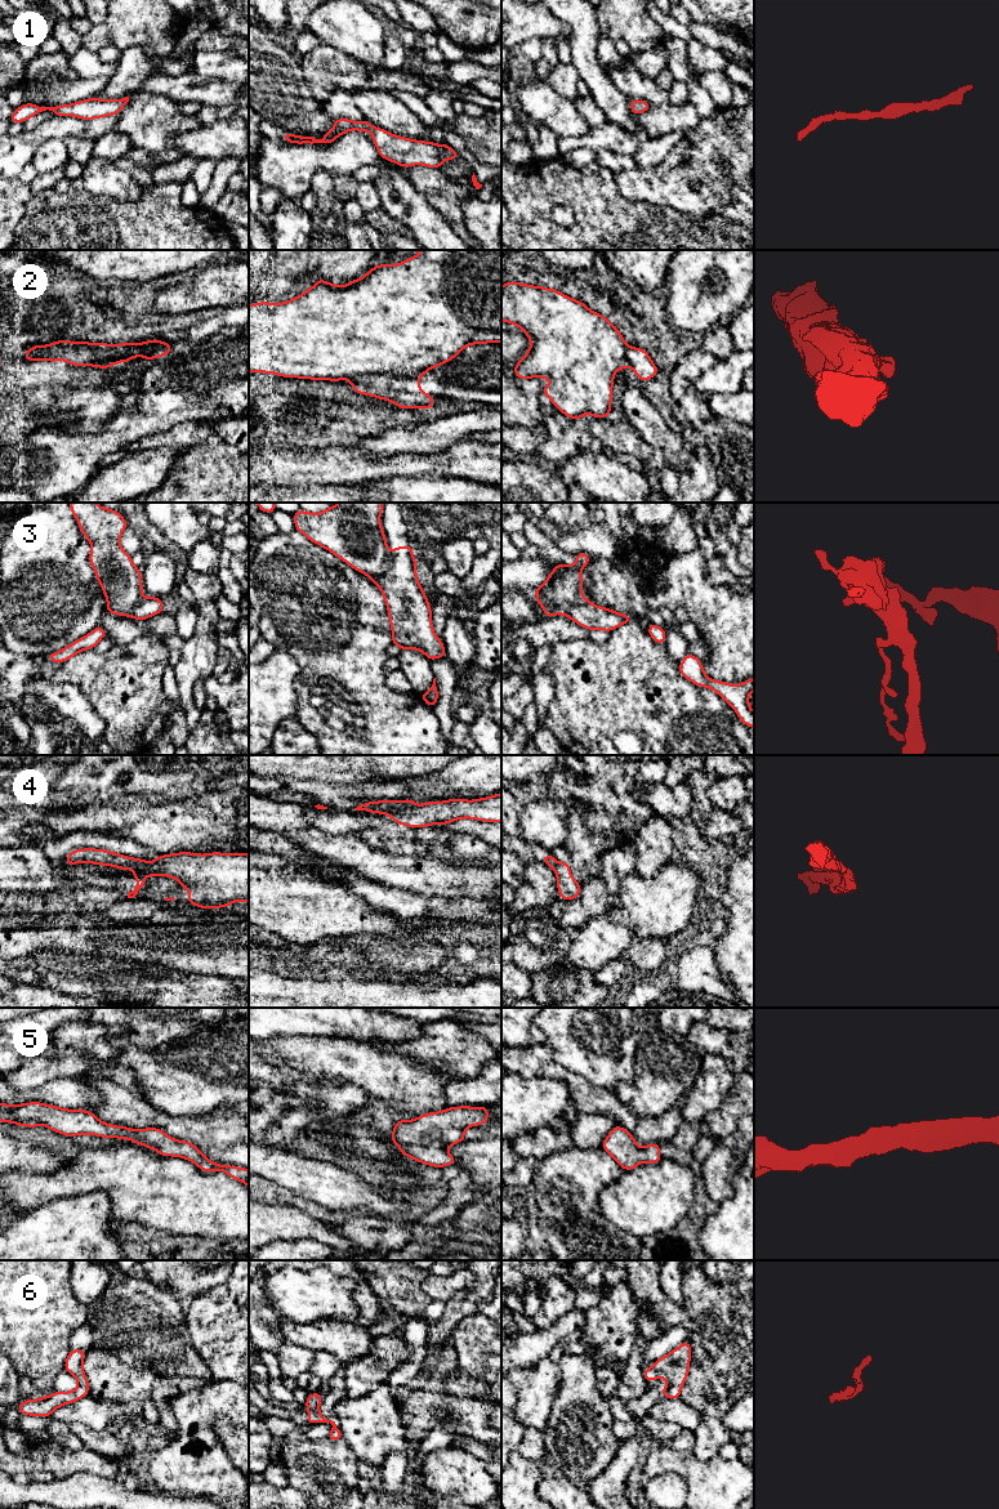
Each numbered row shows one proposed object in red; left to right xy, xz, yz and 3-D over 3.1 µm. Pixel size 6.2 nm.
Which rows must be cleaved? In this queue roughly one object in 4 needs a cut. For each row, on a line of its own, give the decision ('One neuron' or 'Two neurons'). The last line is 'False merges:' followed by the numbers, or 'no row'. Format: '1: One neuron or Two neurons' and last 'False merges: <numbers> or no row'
1: One neuron
2: Two neurons
3: Two neurons
4: Two neurons
5: One neuron
6: One neuron
False merges: 2, 3, 4

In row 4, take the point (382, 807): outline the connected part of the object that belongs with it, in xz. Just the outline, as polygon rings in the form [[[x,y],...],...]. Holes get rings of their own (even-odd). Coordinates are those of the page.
[[[406,799],[406,800],[379,800],[379,802],[367,802],[357,808],[356,811],[366,811],[371,813],[379,813],[379,814],[387,814],[393,809],[402,809],[406,807],[414,807],[415,800],[414,799]]]

